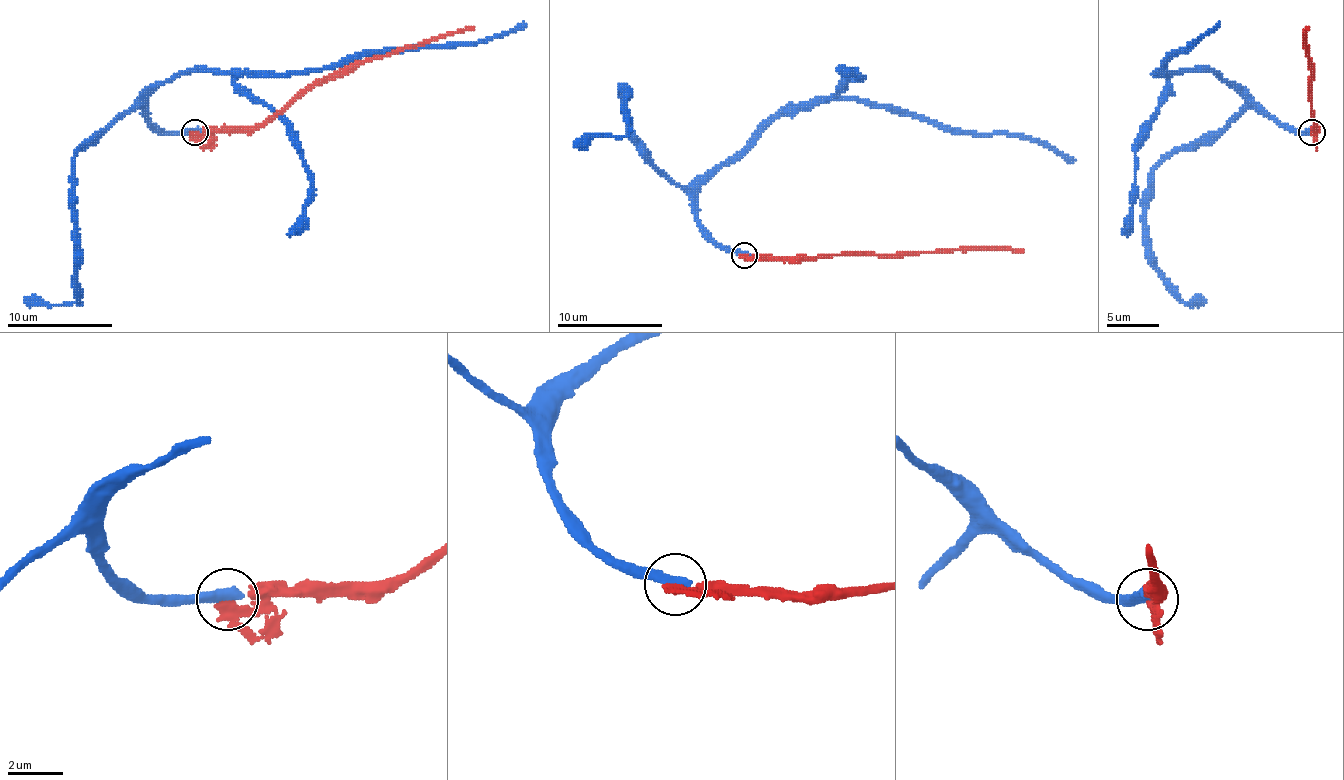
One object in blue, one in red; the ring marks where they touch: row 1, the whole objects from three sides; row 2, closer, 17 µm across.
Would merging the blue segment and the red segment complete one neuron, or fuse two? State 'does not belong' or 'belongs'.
belongs

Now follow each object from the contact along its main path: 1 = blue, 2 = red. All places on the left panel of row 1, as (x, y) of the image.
1: (195, 132), (158, 129), (148, 119), (148, 98), (190, 71), (308, 74), (363, 56), (473, 45), (526, 24)
2: (195, 132), (253, 132), (316, 84), (347, 74), (366, 61), (473, 27)

